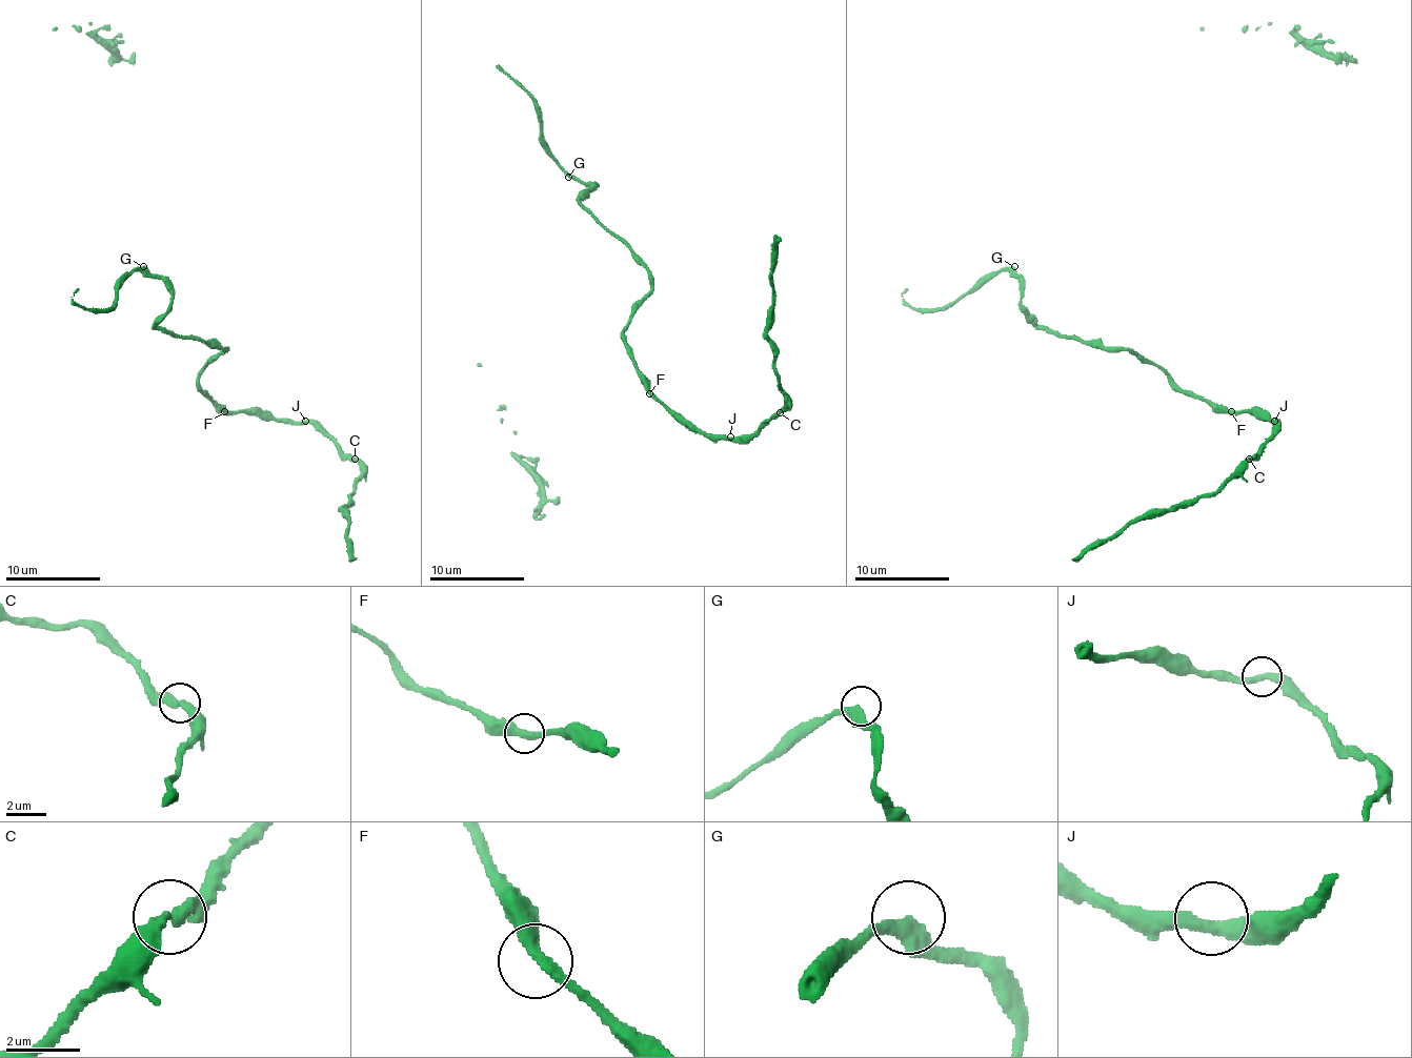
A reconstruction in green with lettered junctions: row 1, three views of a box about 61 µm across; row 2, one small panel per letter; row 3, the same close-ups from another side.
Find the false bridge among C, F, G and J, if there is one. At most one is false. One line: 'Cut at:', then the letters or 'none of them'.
Cut at: none of them

